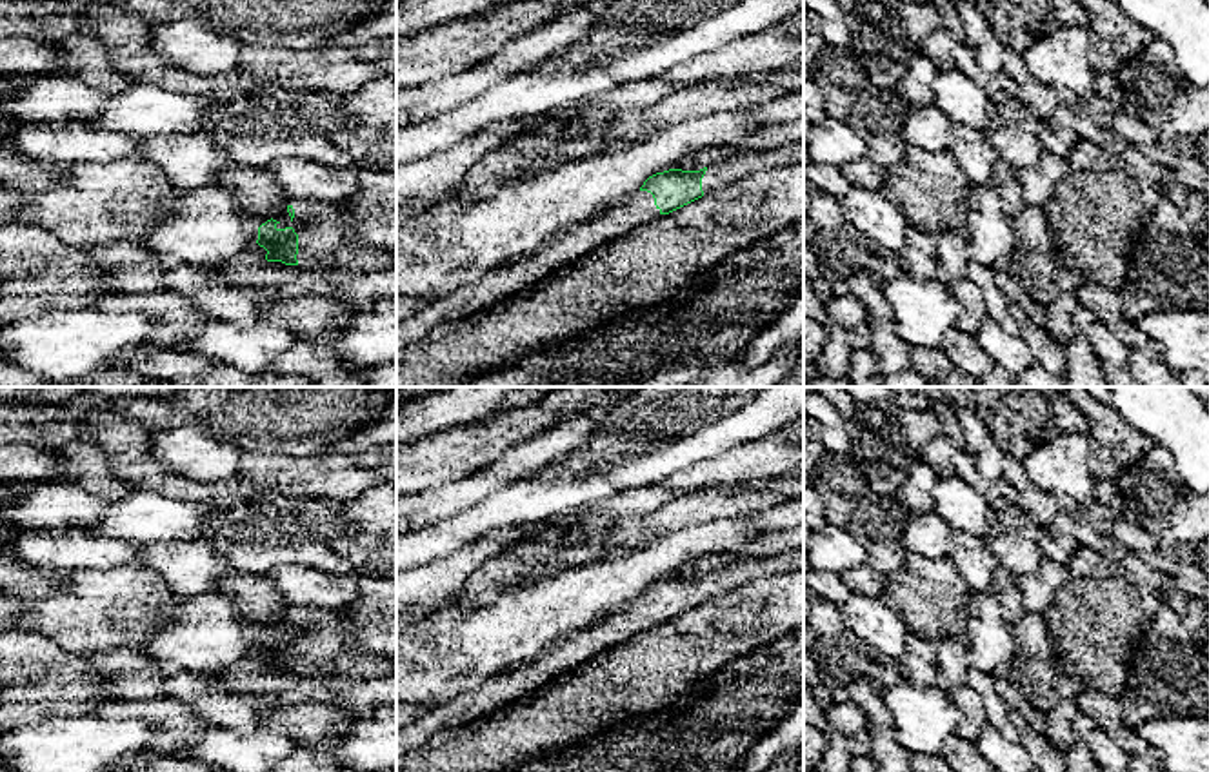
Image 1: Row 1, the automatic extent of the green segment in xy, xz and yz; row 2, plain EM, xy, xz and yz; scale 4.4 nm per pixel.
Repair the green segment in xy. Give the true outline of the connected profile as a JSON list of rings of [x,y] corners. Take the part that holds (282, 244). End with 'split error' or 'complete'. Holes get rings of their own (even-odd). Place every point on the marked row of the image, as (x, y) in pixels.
[[[287,200],[289,223],[251,214],[247,229],[258,233],[256,243],[267,251],[267,262],[371,272],[396,269],[396,252],[360,247],[349,240],[349,225],[336,202]]]; split error

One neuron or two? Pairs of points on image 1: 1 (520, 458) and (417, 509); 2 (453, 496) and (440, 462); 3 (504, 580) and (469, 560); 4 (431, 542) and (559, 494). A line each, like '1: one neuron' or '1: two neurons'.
1: one neuron
2: two neurons
3: two neurons
4: one neuron

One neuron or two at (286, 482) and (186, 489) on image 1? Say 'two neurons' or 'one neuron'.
two neurons

